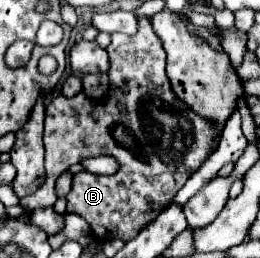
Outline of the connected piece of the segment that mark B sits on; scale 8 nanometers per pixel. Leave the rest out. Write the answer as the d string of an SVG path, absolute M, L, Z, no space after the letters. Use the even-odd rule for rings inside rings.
M139 18L135 36L115 32L105 50L109 52L109 88L105 98L97 100L79 92L71 98L57 94L47 102L43 132L46 179L37 192L21 198L20 204L25 210L54 206L56 181L71 164L87 156L113 156L119 162L115 174L97 176L79 172L73 176L73 190L67 194L67 212L83 216L99 240L121 238L129 242L173 200L187 178L215 150L217 142L213 126L173 92L165 72L167 54L149 18ZM171 118L173 134L165 134L159 124Z

